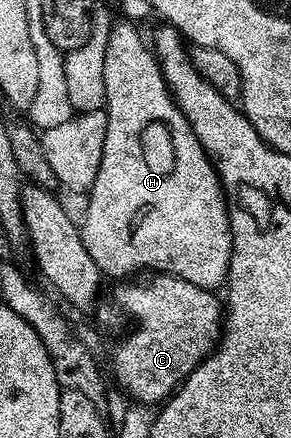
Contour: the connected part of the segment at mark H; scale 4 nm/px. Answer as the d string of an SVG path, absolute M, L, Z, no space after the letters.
M120 20L117 26L115 23L108 31L106 57L102 59L102 77L106 83L104 110L108 113L106 136L102 146L101 164L98 165L97 179L94 180L91 190L86 194L88 207L84 210L84 222L79 223L82 244L86 244L86 252L90 252L90 260L94 260L94 264L98 264L101 275L108 277L109 274L112 278L120 278L116 280L124 280L135 275L132 274L135 270L148 270L144 272L172 274L175 278L181 278L190 284L198 284L202 288L215 291L225 285L232 255L232 225L228 219L228 202L224 198L224 189L220 186L220 178L208 158L208 153L202 148L198 136L194 136L194 128L190 128L186 116L182 116L182 112L176 107L176 101L173 100L172 93L168 91L164 73L160 70L155 53L150 49L149 43L147 46L143 36L132 26L135 25L131 21Z

